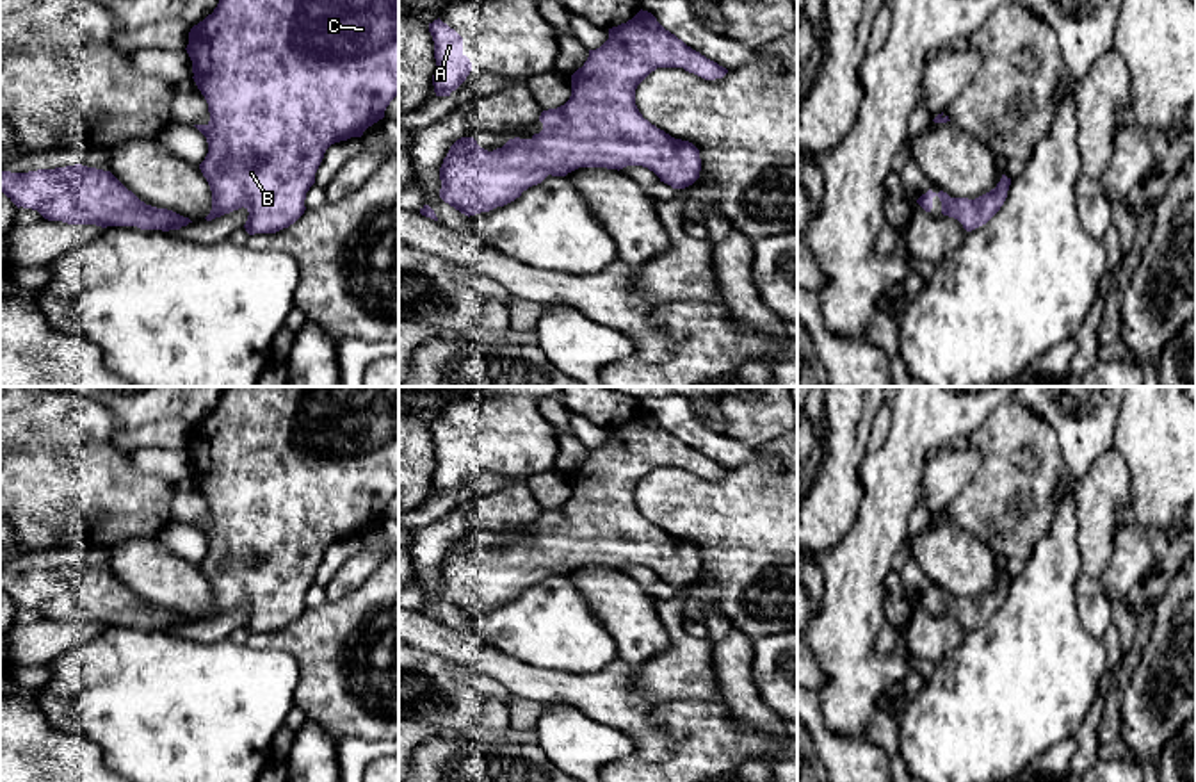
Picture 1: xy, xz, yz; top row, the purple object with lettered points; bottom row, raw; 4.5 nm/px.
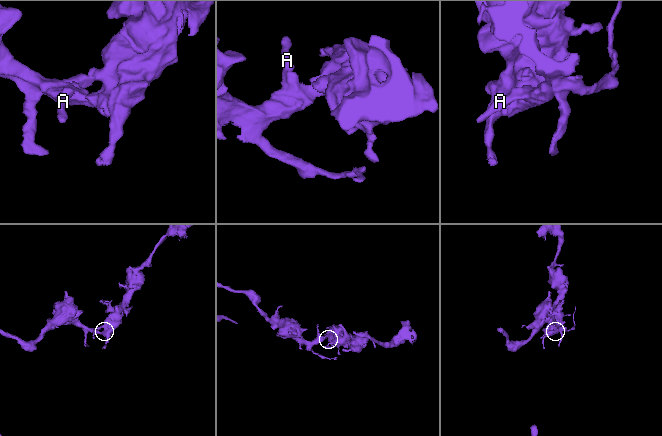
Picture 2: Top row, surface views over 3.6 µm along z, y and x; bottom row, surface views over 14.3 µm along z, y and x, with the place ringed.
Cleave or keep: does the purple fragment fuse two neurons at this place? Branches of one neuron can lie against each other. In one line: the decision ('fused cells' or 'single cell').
single cell

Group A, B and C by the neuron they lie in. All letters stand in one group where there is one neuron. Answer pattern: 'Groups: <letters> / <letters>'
Groups: A B C

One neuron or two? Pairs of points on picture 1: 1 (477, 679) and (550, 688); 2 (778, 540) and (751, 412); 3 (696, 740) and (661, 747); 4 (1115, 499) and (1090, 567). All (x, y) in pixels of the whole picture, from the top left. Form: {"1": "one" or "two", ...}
{"1": "two", "2": "two", "3": "two", "4": "one"}

